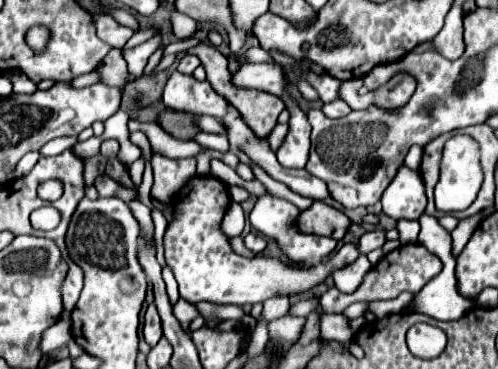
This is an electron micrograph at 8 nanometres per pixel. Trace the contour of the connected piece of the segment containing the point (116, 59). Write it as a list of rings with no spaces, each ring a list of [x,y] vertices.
[[[111,50],[109,56],[105,56],[105,60],[99,64],[97,72],[99,72],[99,82],[125,90],[129,72],[127,72],[127,64],[123,60],[121,50]]]

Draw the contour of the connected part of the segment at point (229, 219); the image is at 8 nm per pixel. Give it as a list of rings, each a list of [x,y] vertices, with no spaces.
[[[233,202],[233,204],[229,206],[229,210],[227,210],[227,214],[225,214],[225,220],[223,220],[221,228],[223,228],[223,232],[225,232],[229,238],[237,238],[237,236],[241,236],[241,232],[243,232],[243,224],[245,224],[243,208],[241,208],[241,204]]]

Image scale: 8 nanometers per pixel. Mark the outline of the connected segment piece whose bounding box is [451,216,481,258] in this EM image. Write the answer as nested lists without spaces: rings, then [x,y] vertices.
[[[479,216],[461,220],[461,222],[457,224],[457,228],[451,232],[451,238],[453,238],[453,256],[455,256],[455,258],[461,254],[461,250],[463,250],[465,244],[469,242],[469,238],[471,238],[471,234],[475,232],[475,228],[479,226],[479,222],[481,222]]]

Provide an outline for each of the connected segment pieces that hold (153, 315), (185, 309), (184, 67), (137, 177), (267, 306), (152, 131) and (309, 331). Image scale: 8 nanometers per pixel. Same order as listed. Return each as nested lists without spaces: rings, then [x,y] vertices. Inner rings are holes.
[[[149,304],[149,306],[147,306],[147,312],[145,312],[143,338],[145,338],[145,342],[153,348],[153,346],[159,342],[161,336],[163,336],[163,332],[161,332],[161,318],[159,318],[159,314],[157,314],[155,304]]]
[[[179,300],[179,302],[175,304],[175,308],[173,308],[173,314],[175,314],[175,318],[181,320],[179,324],[181,324],[183,332],[191,332],[191,330],[189,330],[189,324],[191,324],[193,318],[199,316],[197,308],[195,308],[193,304],[189,304],[187,300]]]
[[[185,54],[185,56],[181,58],[177,70],[179,70],[181,74],[193,74],[193,70],[195,70],[199,64],[201,64],[201,62],[199,62],[197,56],[193,56],[193,54]]]
[[[142,157],[128,167],[131,179],[137,186],[139,186],[142,182],[144,169],[145,160]]]
[[[275,296],[275,300],[265,300],[263,302],[263,320],[275,320],[275,318],[281,318],[287,314],[287,308],[289,308],[289,298],[285,296]]]
[[[139,122],[139,124],[151,124],[145,130],[145,134],[149,138],[149,144],[151,144],[151,154],[159,152],[161,156],[167,156],[167,158],[191,158],[191,156],[195,156],[203,150],[193,140],[185,142],[185,140],[177,140],[177,138],[169,136],[155,122]]]
[[[311,312],[311,314],[305,316],[303,334],[301,334],[301,338],[297,340],[297,344],[307,346],[307,344],[311,344],[315,338],[319,338],[319,314],[317,314],[317,312]]]

